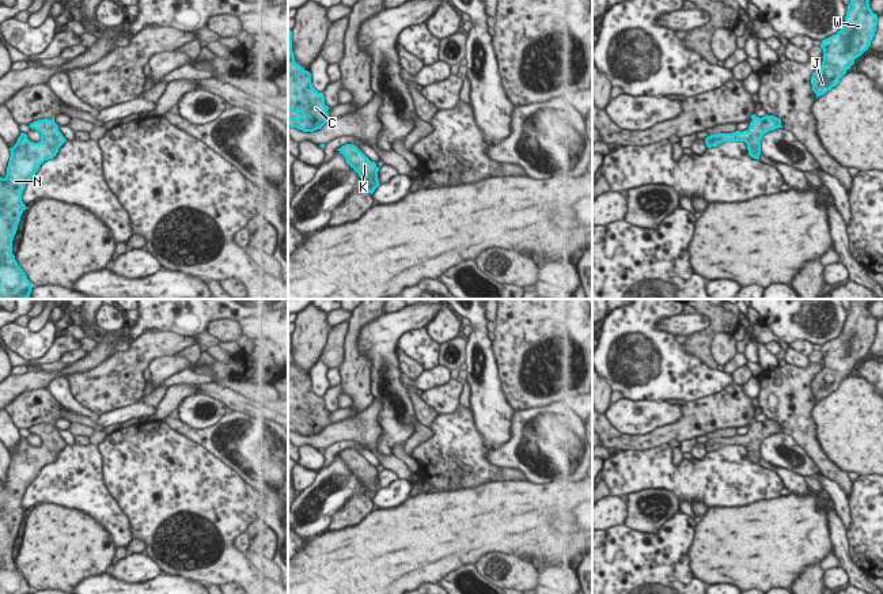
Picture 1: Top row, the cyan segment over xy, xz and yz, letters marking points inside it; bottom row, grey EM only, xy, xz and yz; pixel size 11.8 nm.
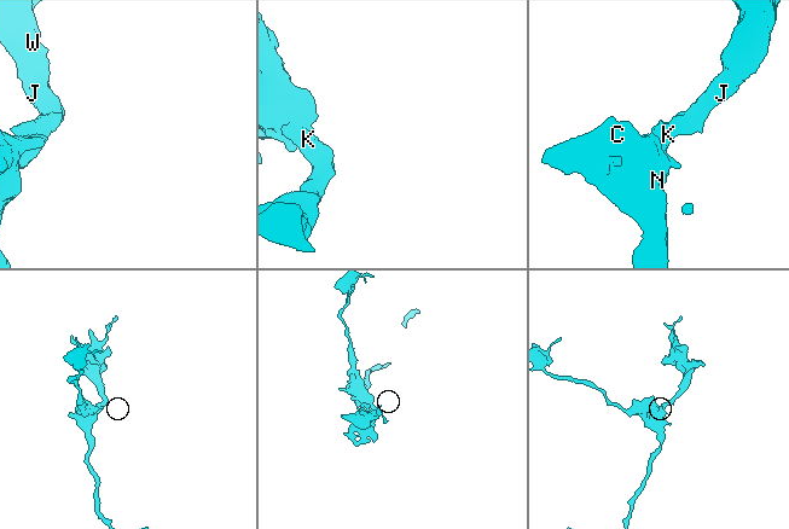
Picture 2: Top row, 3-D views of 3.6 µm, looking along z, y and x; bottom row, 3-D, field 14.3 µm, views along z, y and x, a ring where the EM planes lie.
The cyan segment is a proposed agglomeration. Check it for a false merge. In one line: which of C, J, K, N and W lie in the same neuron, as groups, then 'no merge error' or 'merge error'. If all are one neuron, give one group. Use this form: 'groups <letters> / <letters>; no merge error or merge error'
groups C J K N W; no merge error

